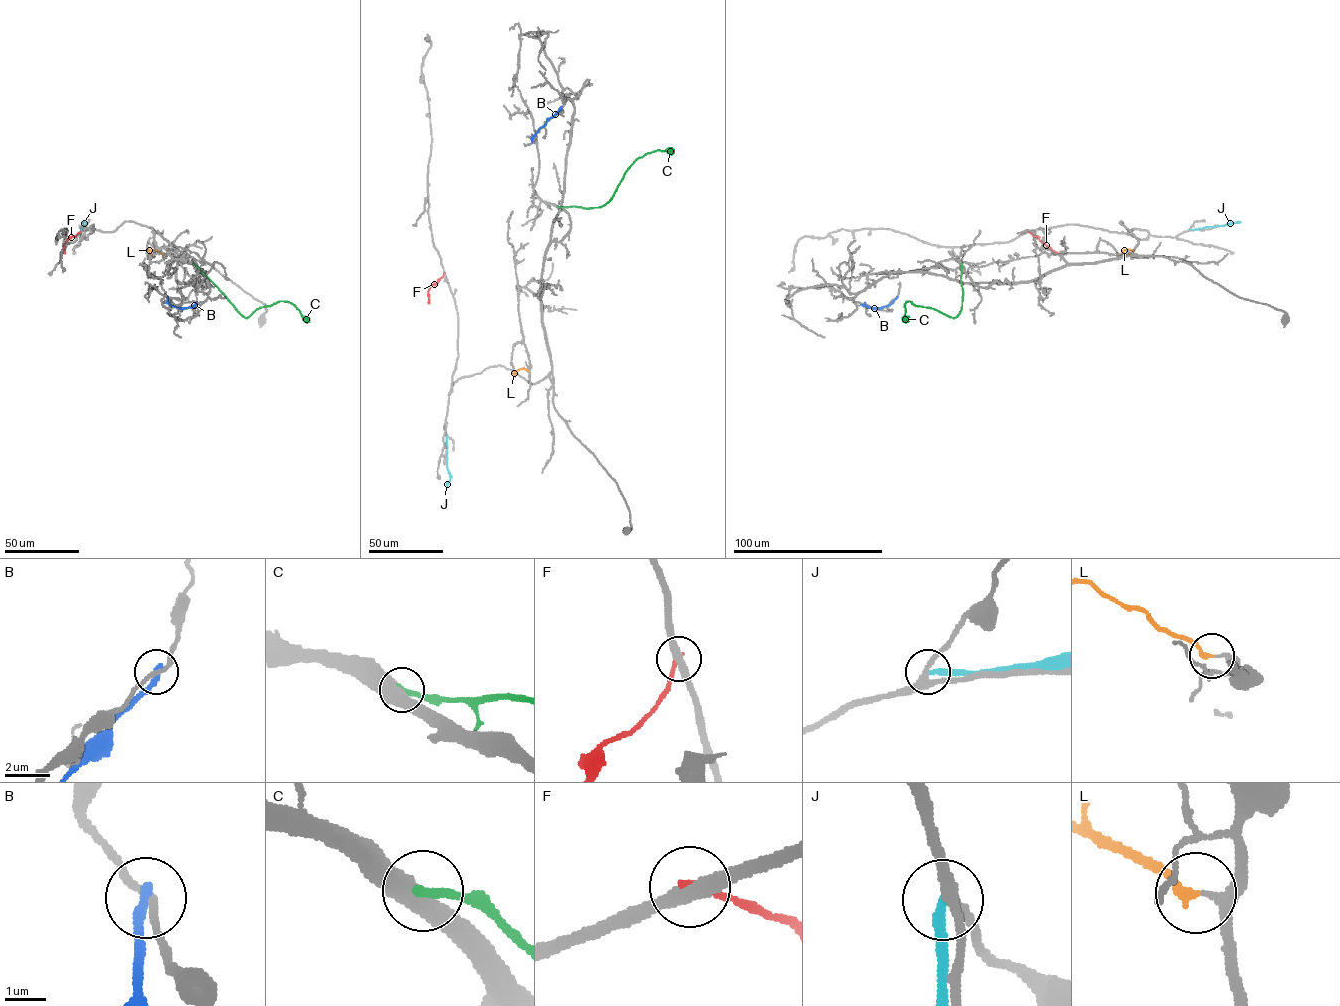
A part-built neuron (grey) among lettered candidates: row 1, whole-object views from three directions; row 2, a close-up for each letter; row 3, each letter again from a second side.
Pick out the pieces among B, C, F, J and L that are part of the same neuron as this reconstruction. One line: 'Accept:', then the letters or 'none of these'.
Accept: L

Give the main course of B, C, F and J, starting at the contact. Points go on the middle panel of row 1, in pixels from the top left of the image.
B: (532, 142), (538, 130), (561, 106)
C: (557, 206), (600, 207), (609, 200), (625, 172), (638, 158), (656, 150), (674, 151)
F: (444, 273), (430, 286), (429, 303)
J: (446, 435), (450, 477), (447, 486)

